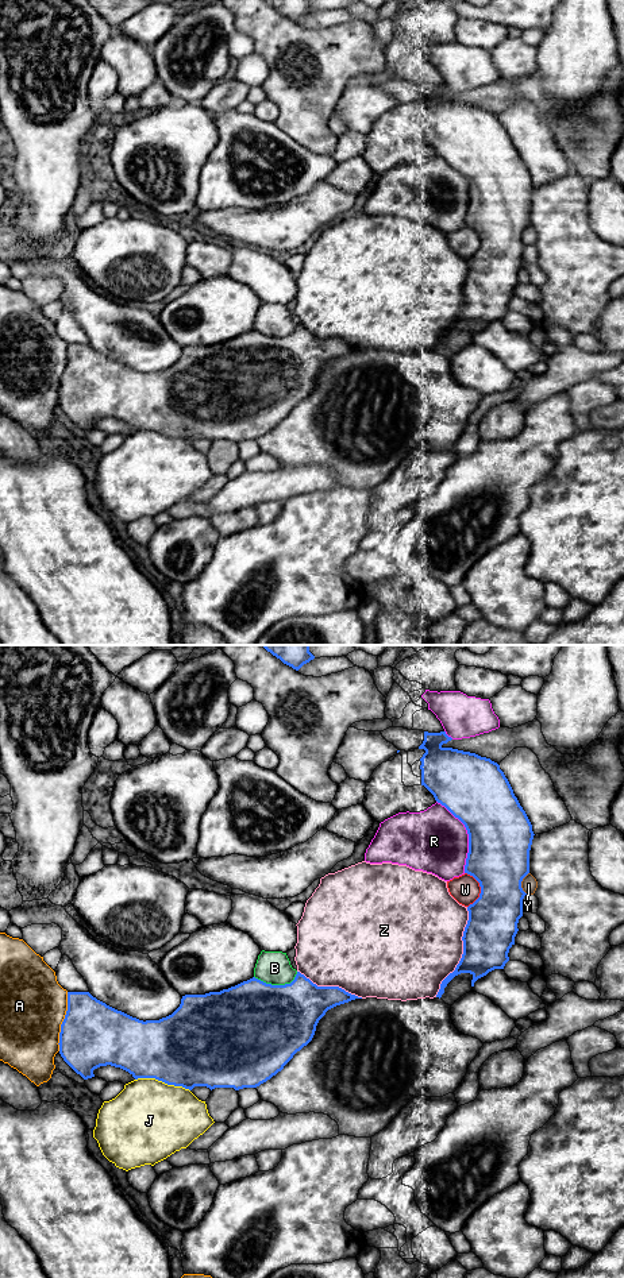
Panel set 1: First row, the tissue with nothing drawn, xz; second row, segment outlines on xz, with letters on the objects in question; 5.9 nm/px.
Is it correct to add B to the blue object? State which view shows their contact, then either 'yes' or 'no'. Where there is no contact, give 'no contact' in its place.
xz | yes

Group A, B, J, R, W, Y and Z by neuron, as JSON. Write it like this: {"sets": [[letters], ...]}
{"sets": [["A"], ["B"], ["J"], ["R"], ["W"], ["Y"], ["Z"]]}

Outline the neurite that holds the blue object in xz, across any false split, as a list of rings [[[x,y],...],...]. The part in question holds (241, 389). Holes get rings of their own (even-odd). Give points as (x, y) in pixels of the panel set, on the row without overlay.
[[[262,302],[258,308],[253,331],[220,344],[209,344],[205,347],[185,347],[181,351],[180,359],[172,367],[159,372],[143,374],[132,370],[97,352],[89,344],[68,344],[68,363],[61,377],[59,385],[59,406],[63,413],[84,432],[95,429],[95,421],[111,417],[128,424],[135,432],[155,430],[167,437],[182,439],[189,443],[192,443],[194,439],[207,439],[211,443],[215,440],[234,440],[235,443],[243,440],[257,440],[270,432],[278,424],[281,424],[284,418],[293,410],[293,408],[312,393],[319,372],[326,367],[328,362],[355,351],[362,350],[351,347],[339,339],[317,339],[304,327],[292,320],[286,305]]]

